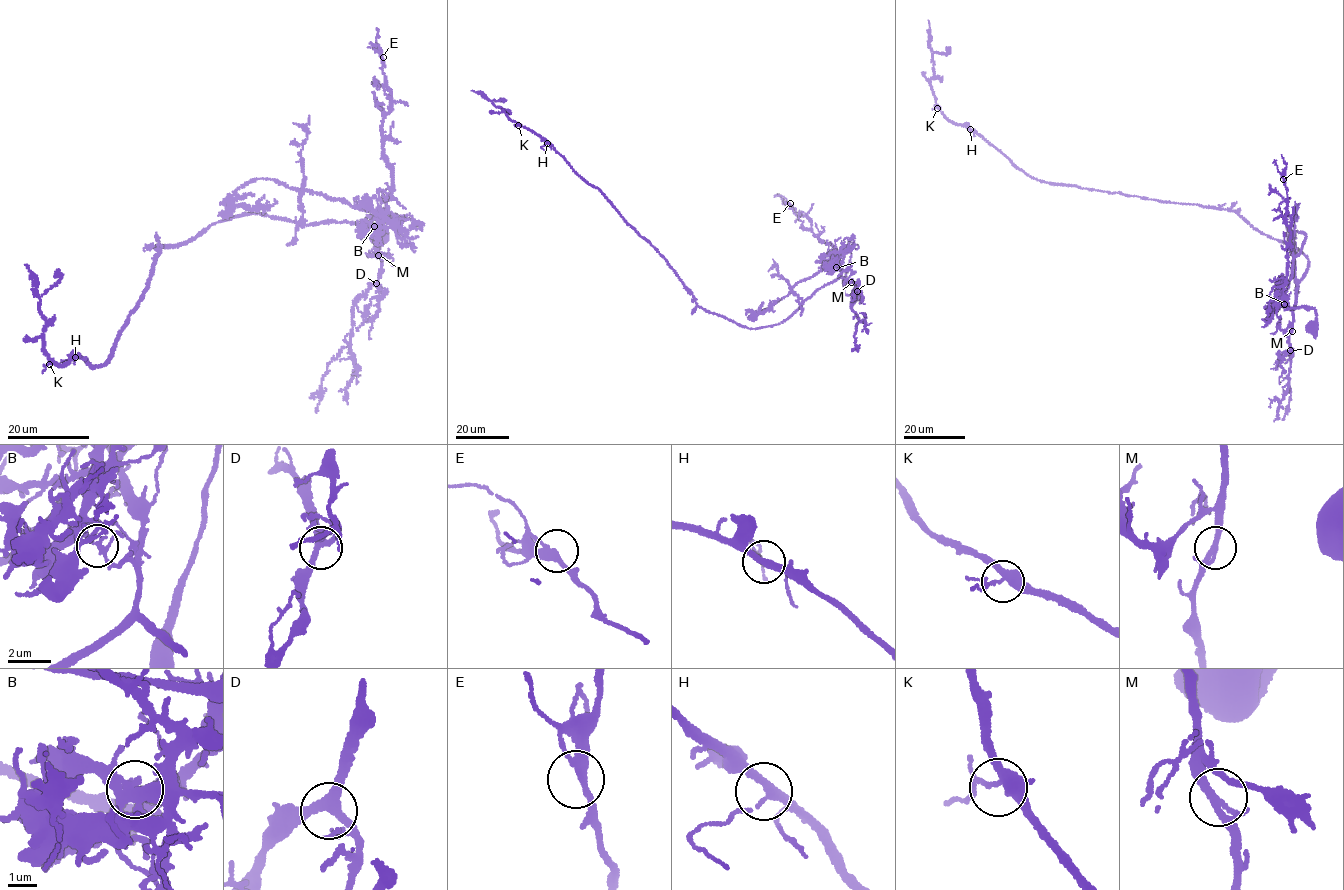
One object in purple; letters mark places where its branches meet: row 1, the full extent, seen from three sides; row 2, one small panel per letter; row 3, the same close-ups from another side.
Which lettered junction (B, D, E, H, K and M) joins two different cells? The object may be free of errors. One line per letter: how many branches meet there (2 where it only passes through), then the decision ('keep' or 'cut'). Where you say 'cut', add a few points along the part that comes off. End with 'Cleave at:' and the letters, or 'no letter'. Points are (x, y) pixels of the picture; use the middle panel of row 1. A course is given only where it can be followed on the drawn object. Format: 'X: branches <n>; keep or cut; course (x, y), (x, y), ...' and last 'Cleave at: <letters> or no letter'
B: branches 3; cut; course (836, 267), (838, 278), (777, 324), (750, 329), (708, 312), (602, 192), (544, 139), (471, 90)
D: branches 3; keep
E: branches 3; keep
H: branches 3; keep
K: branches 3; keep
M: branches 3; keep
Cleave at: B

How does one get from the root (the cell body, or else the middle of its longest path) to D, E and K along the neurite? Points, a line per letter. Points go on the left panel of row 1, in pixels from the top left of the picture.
D: (379, 237), (366, 218), (402, 216), (391, 217), (373, 231), (375, 252), (380, 263), (376, 283)
E: (379, 237), (366, 218), (402, 216), (386, 218), (392, 171), (383, 149), (381, 122), (391, 98), (383, 57)
K: (379, 237), (366, 218), (402, 216), (373, 228), (253, 213), (214, 222), (158, 246), (107, 363), (49, 364)

